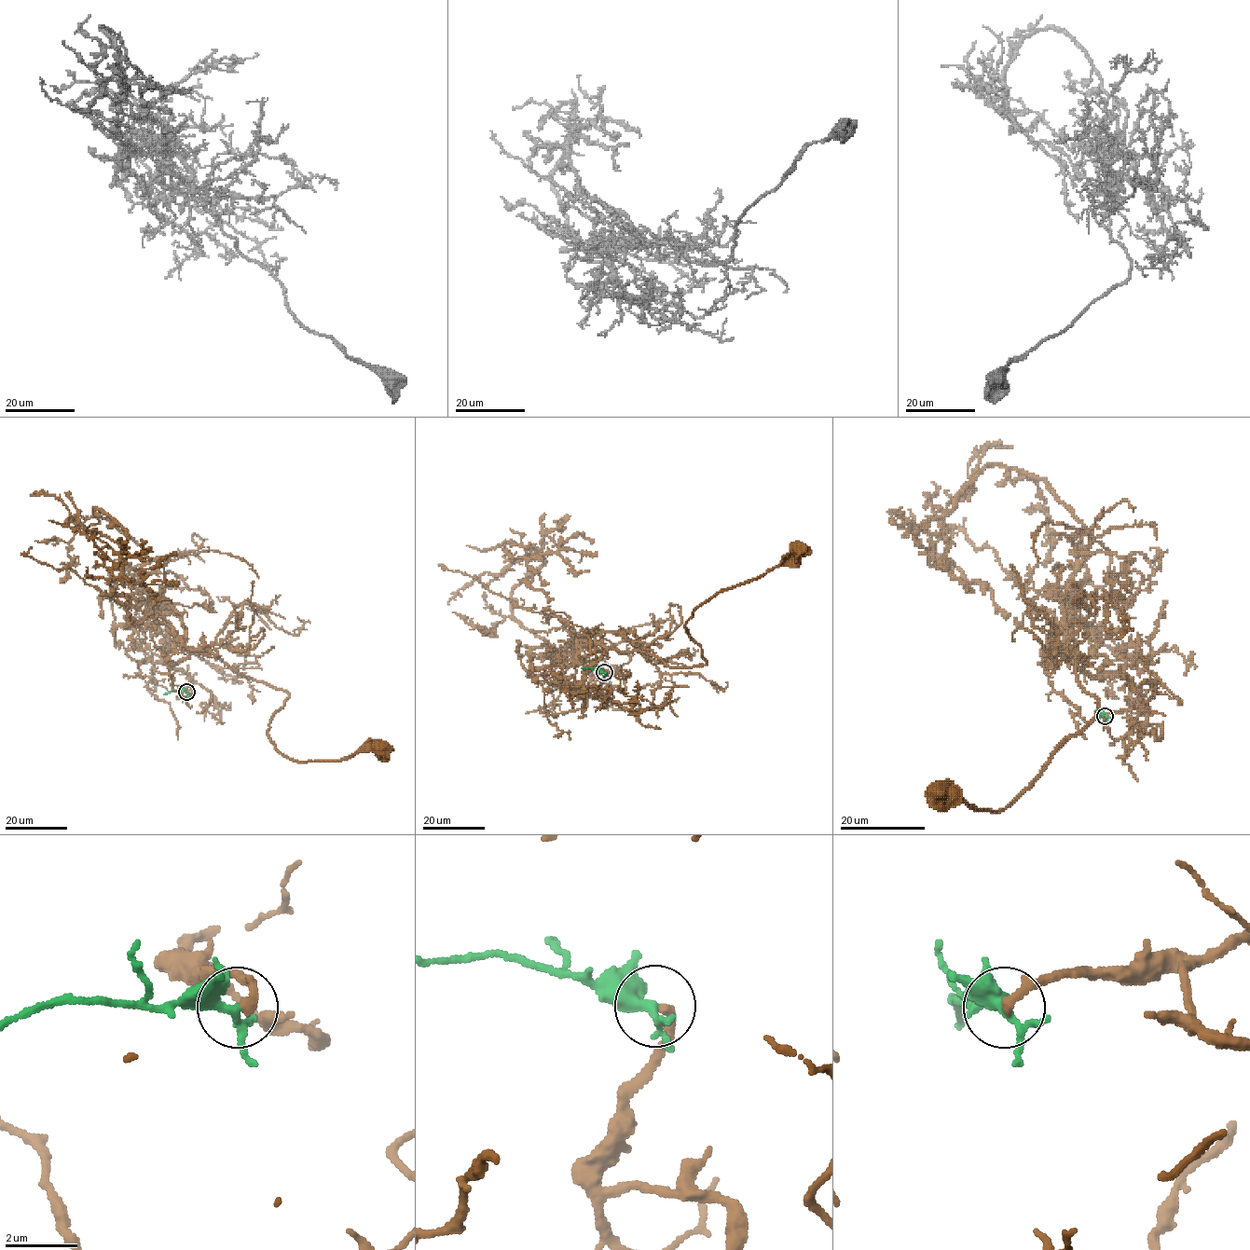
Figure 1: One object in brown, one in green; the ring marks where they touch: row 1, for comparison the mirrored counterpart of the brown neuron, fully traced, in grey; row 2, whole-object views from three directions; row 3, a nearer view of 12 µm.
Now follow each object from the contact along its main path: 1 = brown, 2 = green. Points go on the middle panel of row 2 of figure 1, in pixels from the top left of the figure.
1: (604, 672), (611, 700), (583, 676), (611, 649), (703, 666), (685, 628), (692, 612), (801, 549)
2: (604, 672), (582, 667)

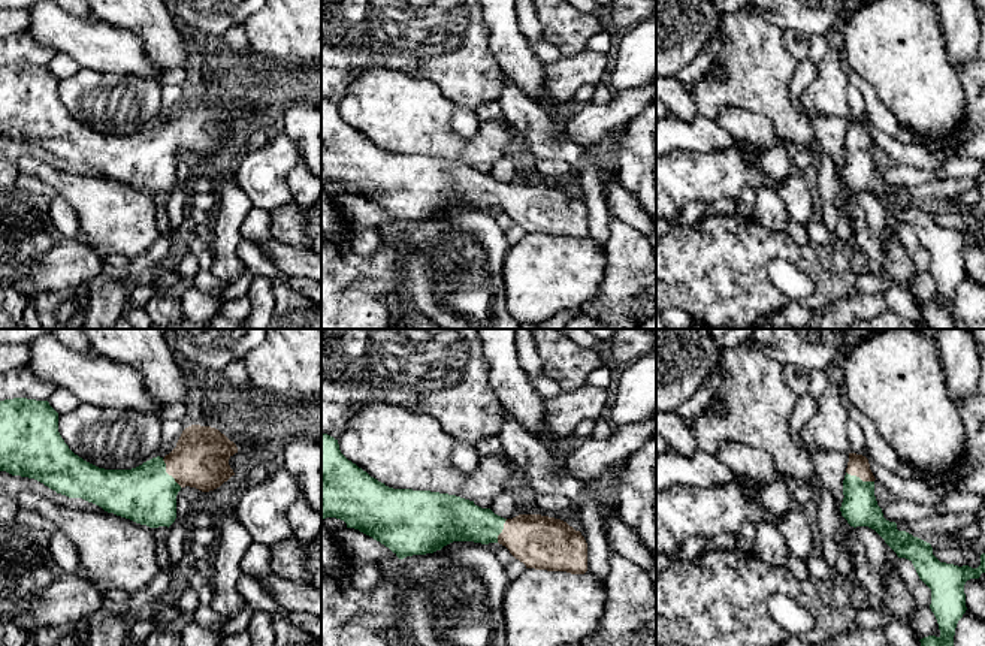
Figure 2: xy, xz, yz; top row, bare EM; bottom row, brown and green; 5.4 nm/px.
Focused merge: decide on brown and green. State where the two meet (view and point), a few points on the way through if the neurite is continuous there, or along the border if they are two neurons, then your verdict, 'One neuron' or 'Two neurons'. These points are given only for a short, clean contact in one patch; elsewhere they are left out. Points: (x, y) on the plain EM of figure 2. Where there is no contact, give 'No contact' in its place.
Touches brown at xy (168, 138). Path across: xy (201, 124), (168, 138), (147, 159). One neuron

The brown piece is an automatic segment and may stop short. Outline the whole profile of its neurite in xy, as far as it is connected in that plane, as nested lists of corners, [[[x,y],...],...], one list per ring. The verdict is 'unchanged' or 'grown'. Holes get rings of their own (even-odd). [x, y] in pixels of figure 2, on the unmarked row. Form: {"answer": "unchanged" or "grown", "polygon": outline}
{"answer": "grown", "polygon": [[[27,63],[0,66],[0,136],[34,144],[57,159],[82,163],[108,178],[149,193],[169,193],[175,187],[176,160],[182,153],[209,157],[235,141],[229,130],[235,118],[236,109],[218,94],[191,90],[182,96],[176,112],[164,123],[152,123],[132,135],[105,135],[69,114],[58,97],[58,78],[48,66]]]}

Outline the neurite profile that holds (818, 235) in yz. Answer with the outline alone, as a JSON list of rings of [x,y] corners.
[[[807,220],[804,226],[809,235],[809,241],[813,245],[818,247],[818,245],[827,245],[827,244],[837,244],[834,235],[827,230],[822,221]]]

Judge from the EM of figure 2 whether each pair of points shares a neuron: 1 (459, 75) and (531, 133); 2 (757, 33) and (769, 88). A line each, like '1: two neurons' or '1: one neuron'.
1: two neurons
2: one neuron

